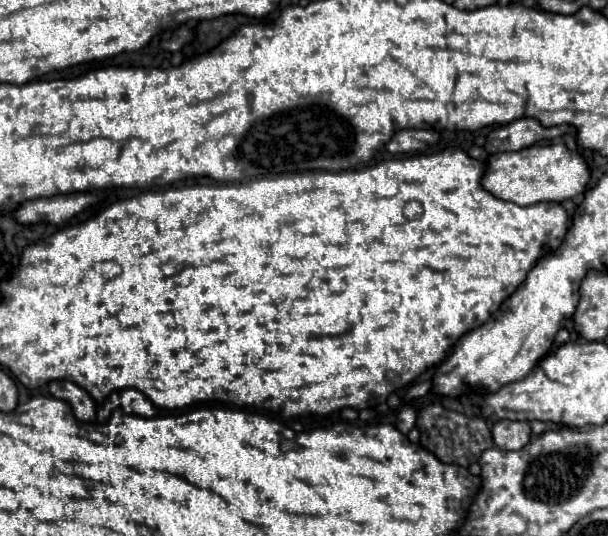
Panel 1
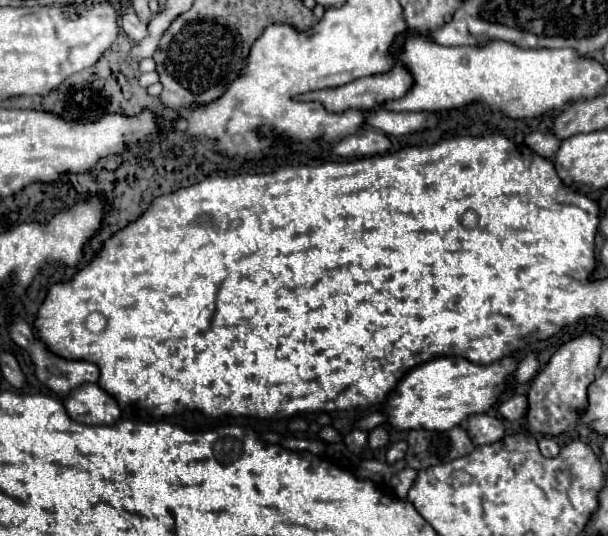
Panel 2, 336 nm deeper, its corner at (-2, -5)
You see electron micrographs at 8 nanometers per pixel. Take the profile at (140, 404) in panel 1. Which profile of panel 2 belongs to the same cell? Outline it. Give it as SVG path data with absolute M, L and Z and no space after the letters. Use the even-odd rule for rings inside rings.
M81 384L69 400L61 402L69 416L73 416L73 420L81 420L81 424L113 424L121 414L117 402L97 384Z

